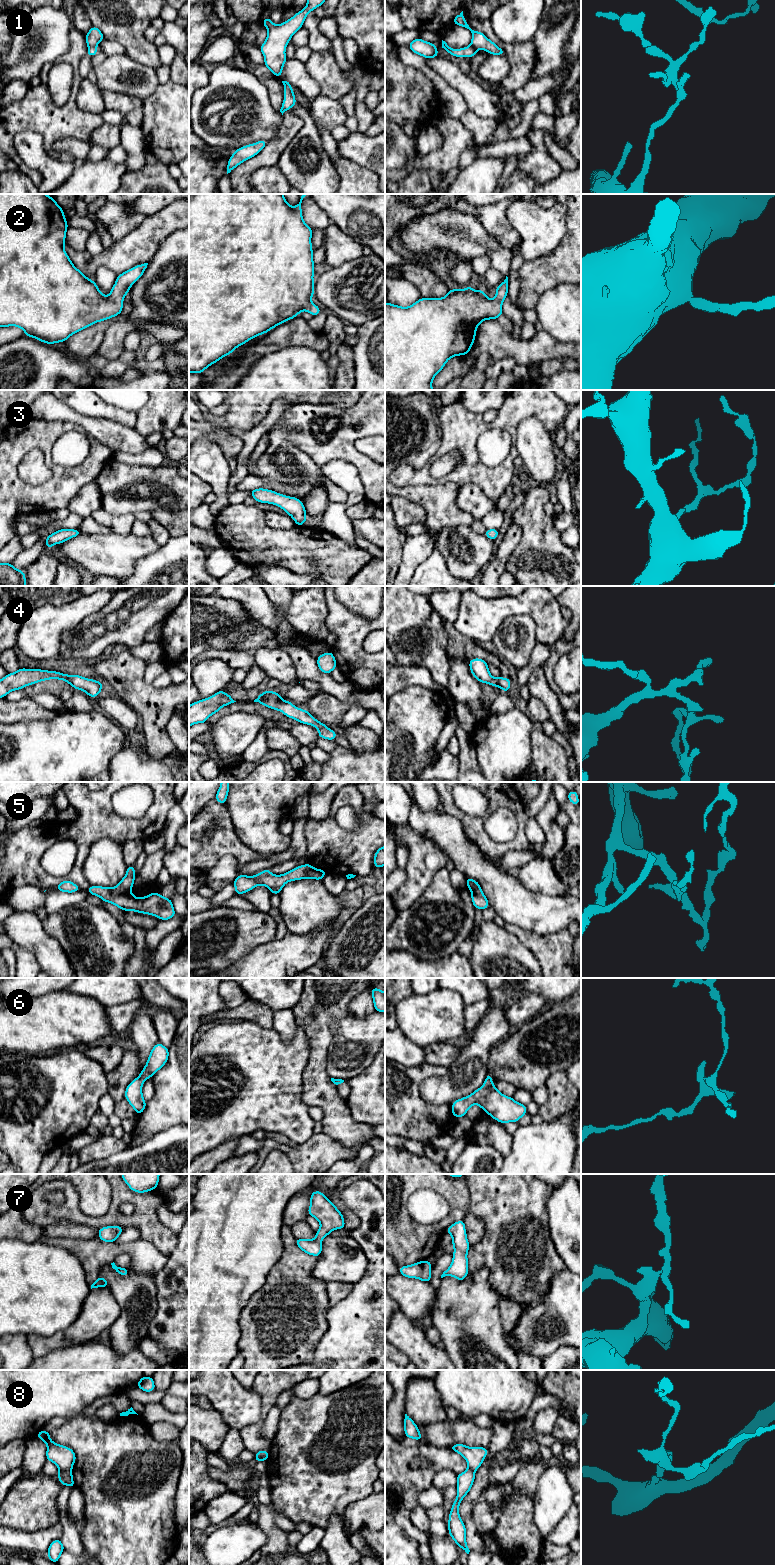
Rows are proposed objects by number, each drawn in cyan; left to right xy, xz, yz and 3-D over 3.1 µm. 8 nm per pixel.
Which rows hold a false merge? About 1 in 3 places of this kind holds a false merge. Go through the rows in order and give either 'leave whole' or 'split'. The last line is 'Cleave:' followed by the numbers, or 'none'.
1: split
2: leave whole
3: leave whole
4: leave whole
5: leave whole
6: leave whole
7: leave whole
8: split
Cleave: 1, 8

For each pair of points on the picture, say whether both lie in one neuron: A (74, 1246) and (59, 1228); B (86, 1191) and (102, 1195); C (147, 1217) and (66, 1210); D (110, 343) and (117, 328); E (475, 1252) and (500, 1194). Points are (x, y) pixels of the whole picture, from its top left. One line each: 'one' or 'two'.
A: two
B: one
C: one
D: one
E: one

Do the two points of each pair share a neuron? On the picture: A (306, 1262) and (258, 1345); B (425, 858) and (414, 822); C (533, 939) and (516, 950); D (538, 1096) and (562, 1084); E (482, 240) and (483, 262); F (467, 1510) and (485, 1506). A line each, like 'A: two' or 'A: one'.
A: one
B: two
C: two
D: two
E: two
F: two

